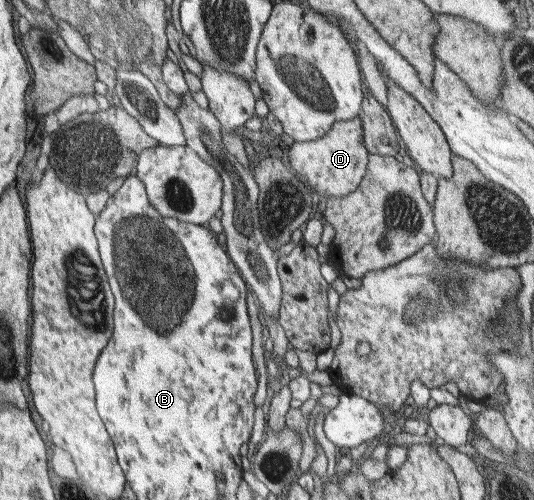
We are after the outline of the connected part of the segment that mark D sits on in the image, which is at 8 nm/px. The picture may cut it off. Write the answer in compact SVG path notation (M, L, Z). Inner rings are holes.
M359 116L351 120L338 120L332 129L317 140L289 142L288 159L295 174L303 176L308 186L319 196L347 197L355 192L366 175L369 152L363 138Z

